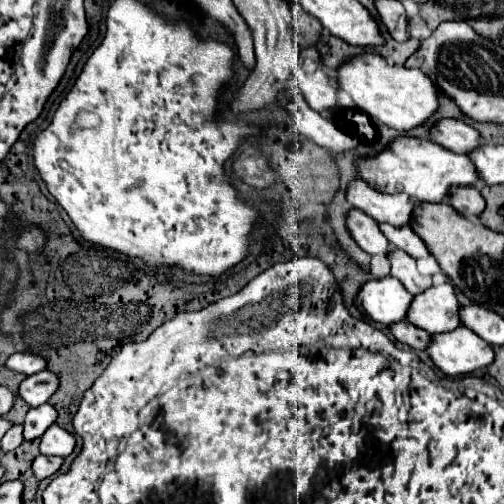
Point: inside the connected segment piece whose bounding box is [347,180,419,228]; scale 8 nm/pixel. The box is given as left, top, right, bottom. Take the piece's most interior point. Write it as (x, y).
(398, 210)

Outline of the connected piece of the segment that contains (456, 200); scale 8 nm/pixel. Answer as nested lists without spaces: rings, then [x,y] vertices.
[[[457,188],[453,190],[453,196],[449,202],[459,214],[481,216],[485,210],[485,198],[477,188]]]

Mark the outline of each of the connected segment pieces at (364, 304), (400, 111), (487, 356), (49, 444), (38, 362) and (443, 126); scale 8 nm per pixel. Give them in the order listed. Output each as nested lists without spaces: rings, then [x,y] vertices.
[[[387,276],[387,278],[371,280],[363,284],[355,304],[373,322],[391,326],[391,324],[407,320],[411,302],[413,302],[413,294],[409,294],[399,280]]]
[[[361,54],[347,60],[339,68],[339,82],[341,88],[351,94],[357,108],[369,114],[375,125],[383,124],[399,132],[423,126],[439,108],[437,86],[425,72],[405,66],[389,66],[387,60],[377,54]]]
[[[459,326],[453,332],[433,334],[427,354],[445,376],[467,376],[475,370],[485,370],[495,360],[493,346],[481,340],[475,332]]]
[[[53,424],[41,438],[41,454],[45,456],[69,456],[75,448],[75,436]]]
[[[17,352],[7,360],[7,368],[27,374],[27,376],[41,372],[45,366],[47,366],[47,360],[43,360],[41,356],[35,356],[35,354],[27,354],[27,352]]]
[[[453,118],[441,120],[433,128],[431,140],[457,154],[471,154],[481,144],[481,136],[473,126],[465,124],[463,120],[453,120]]]

